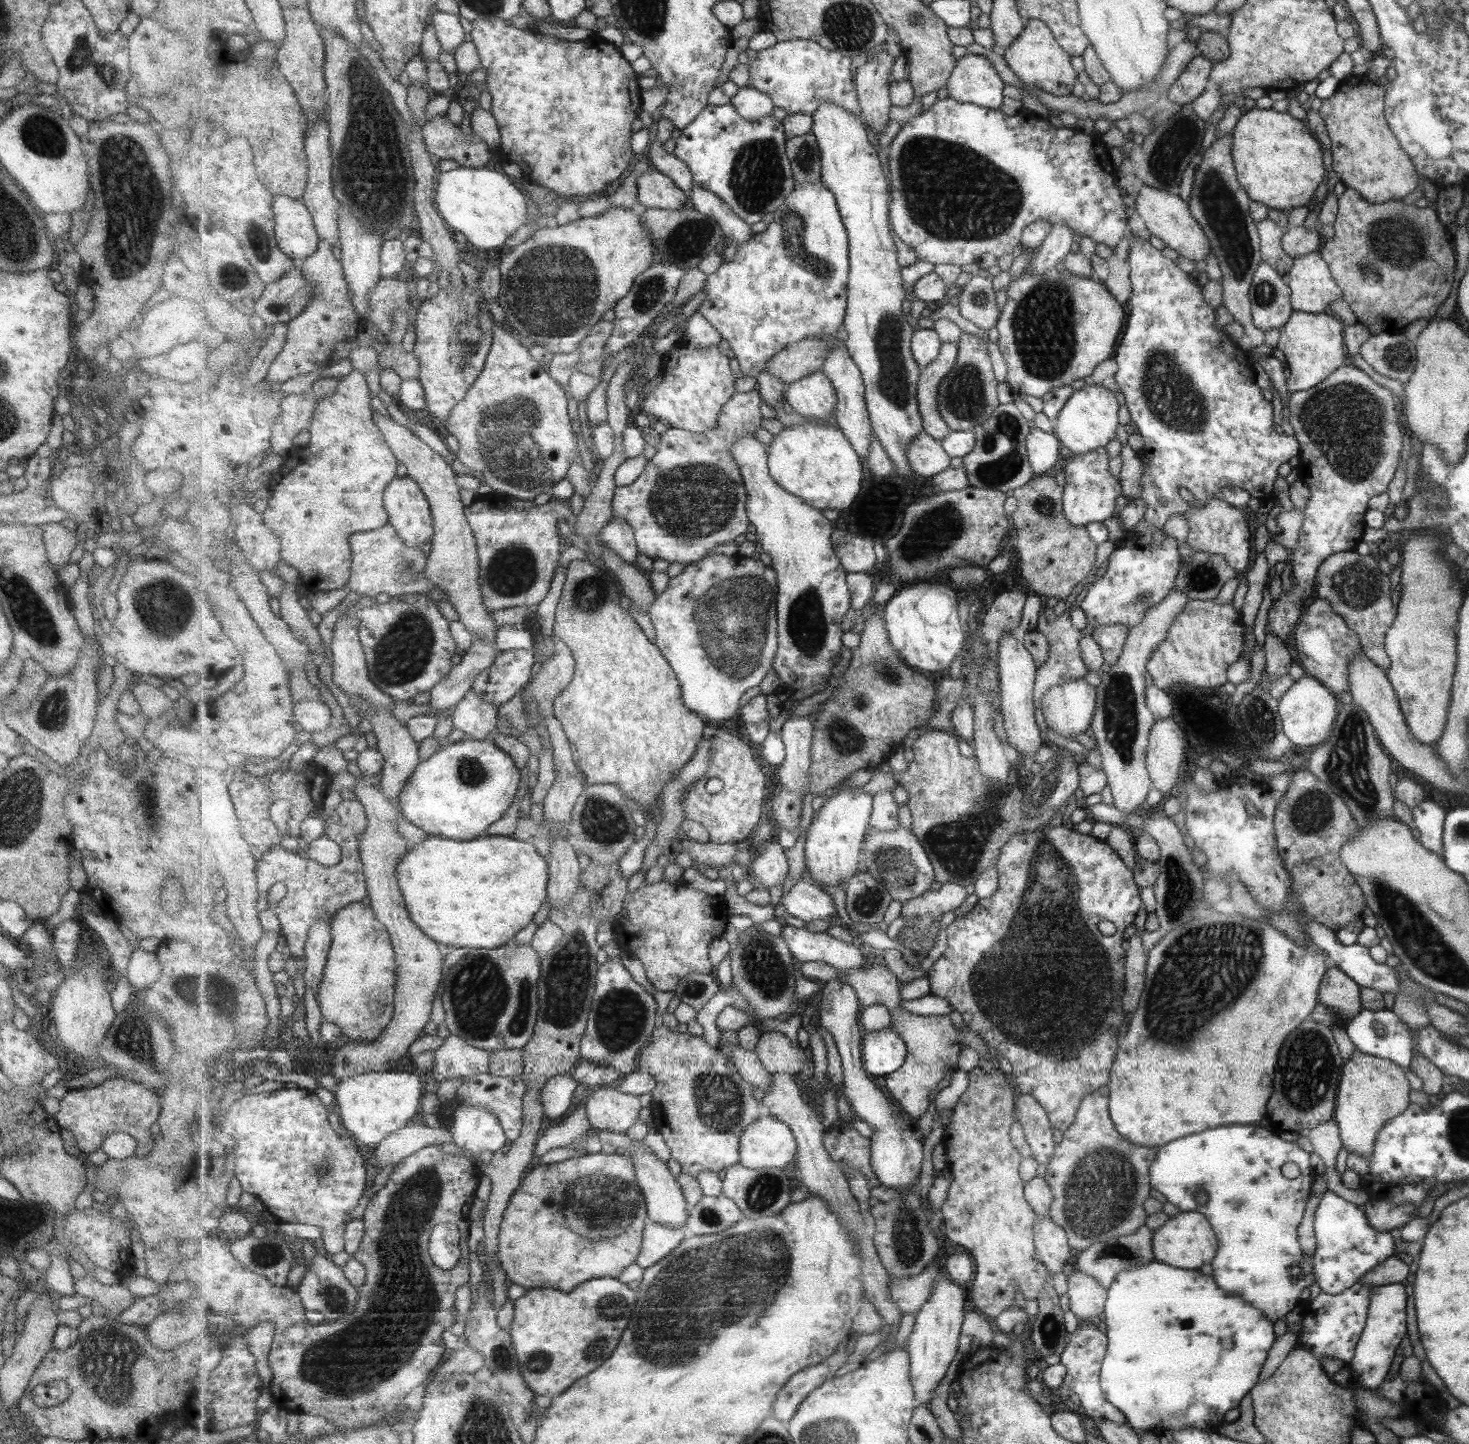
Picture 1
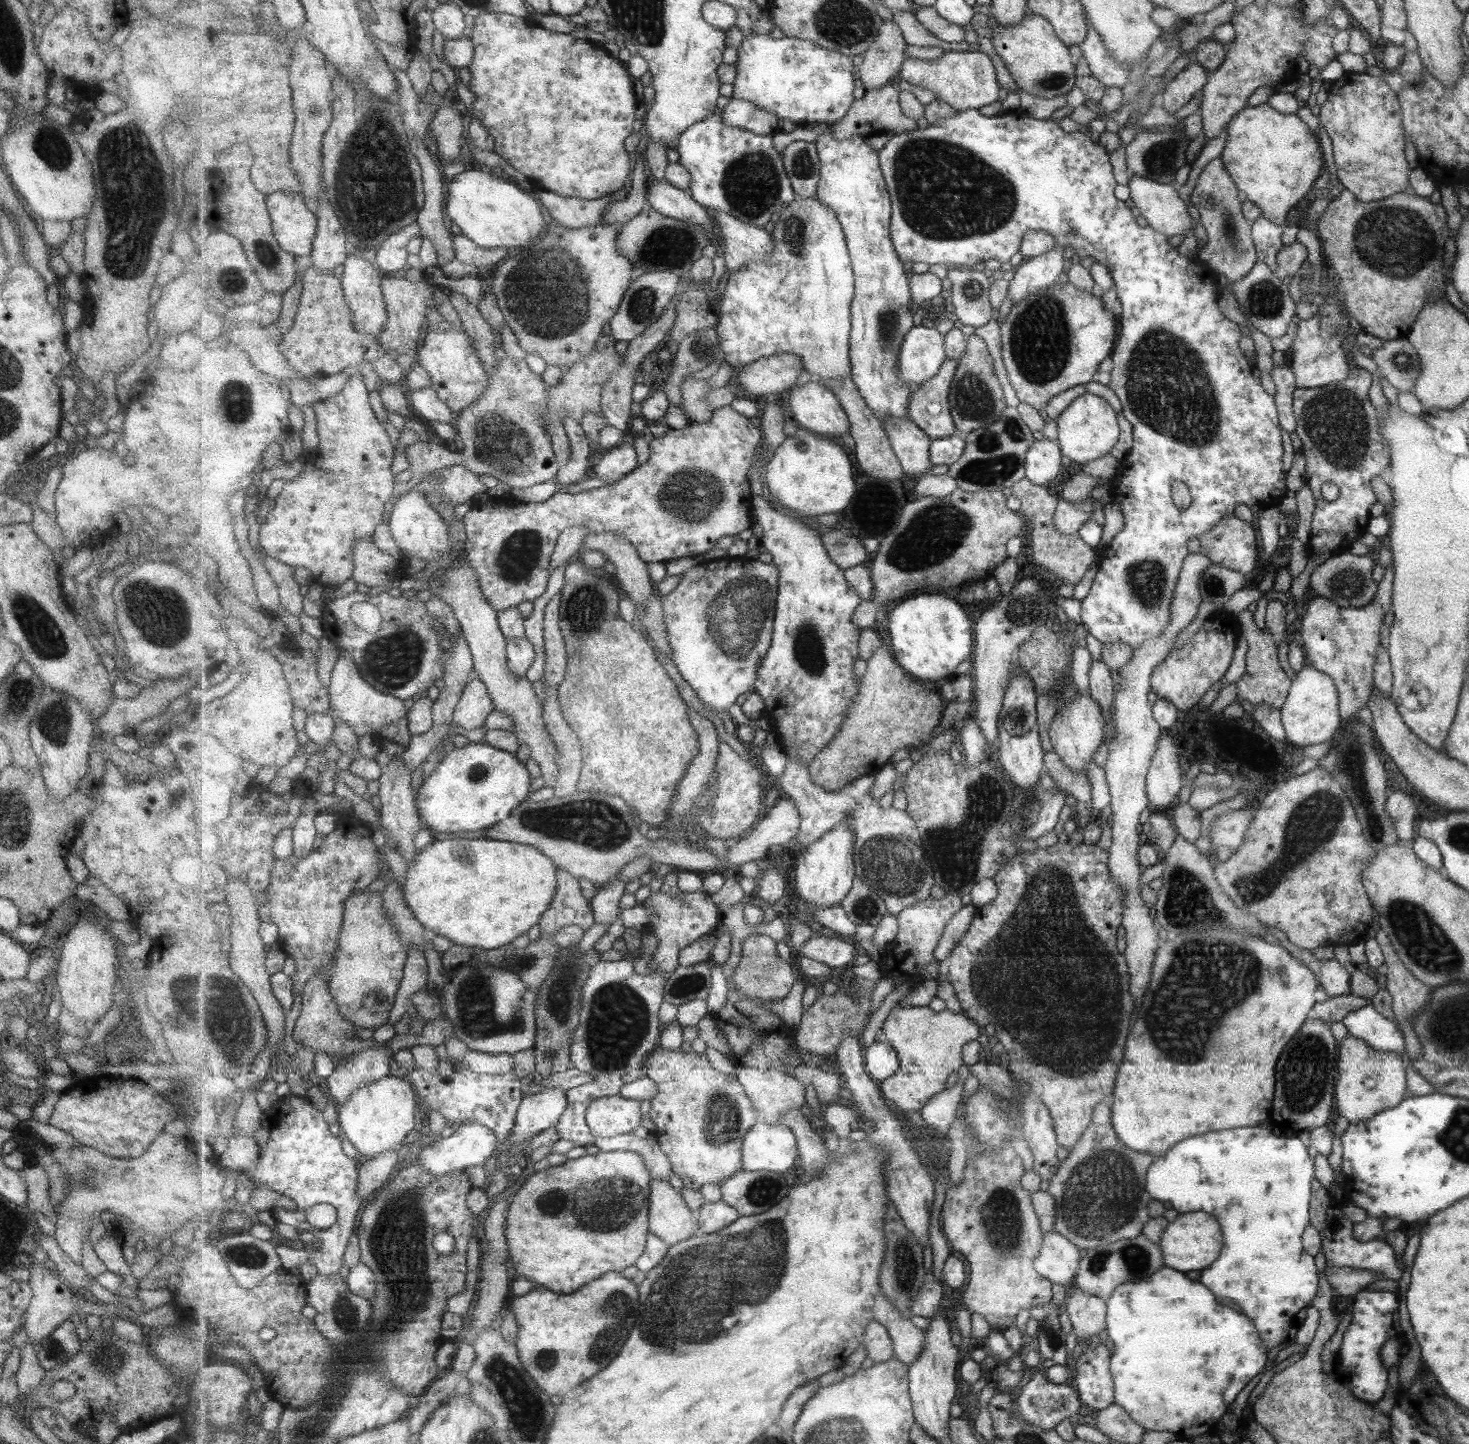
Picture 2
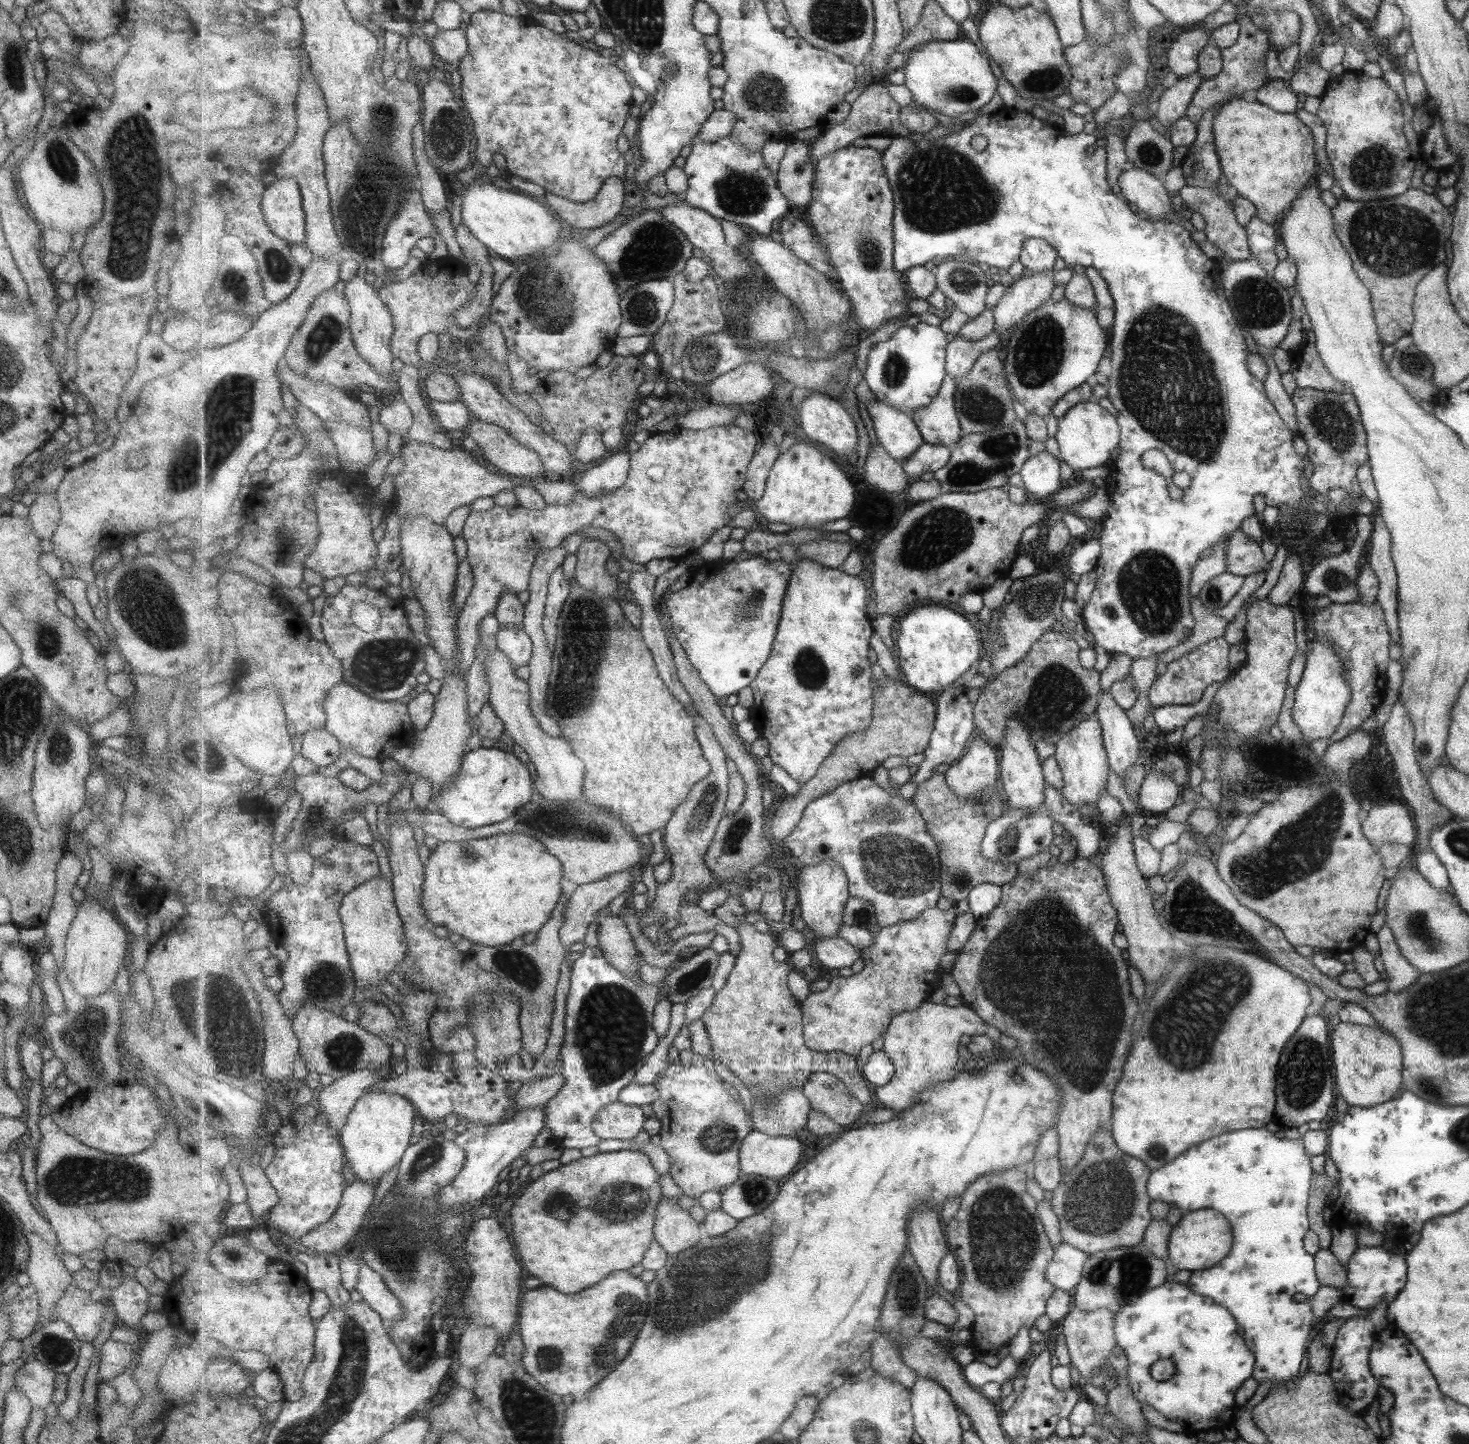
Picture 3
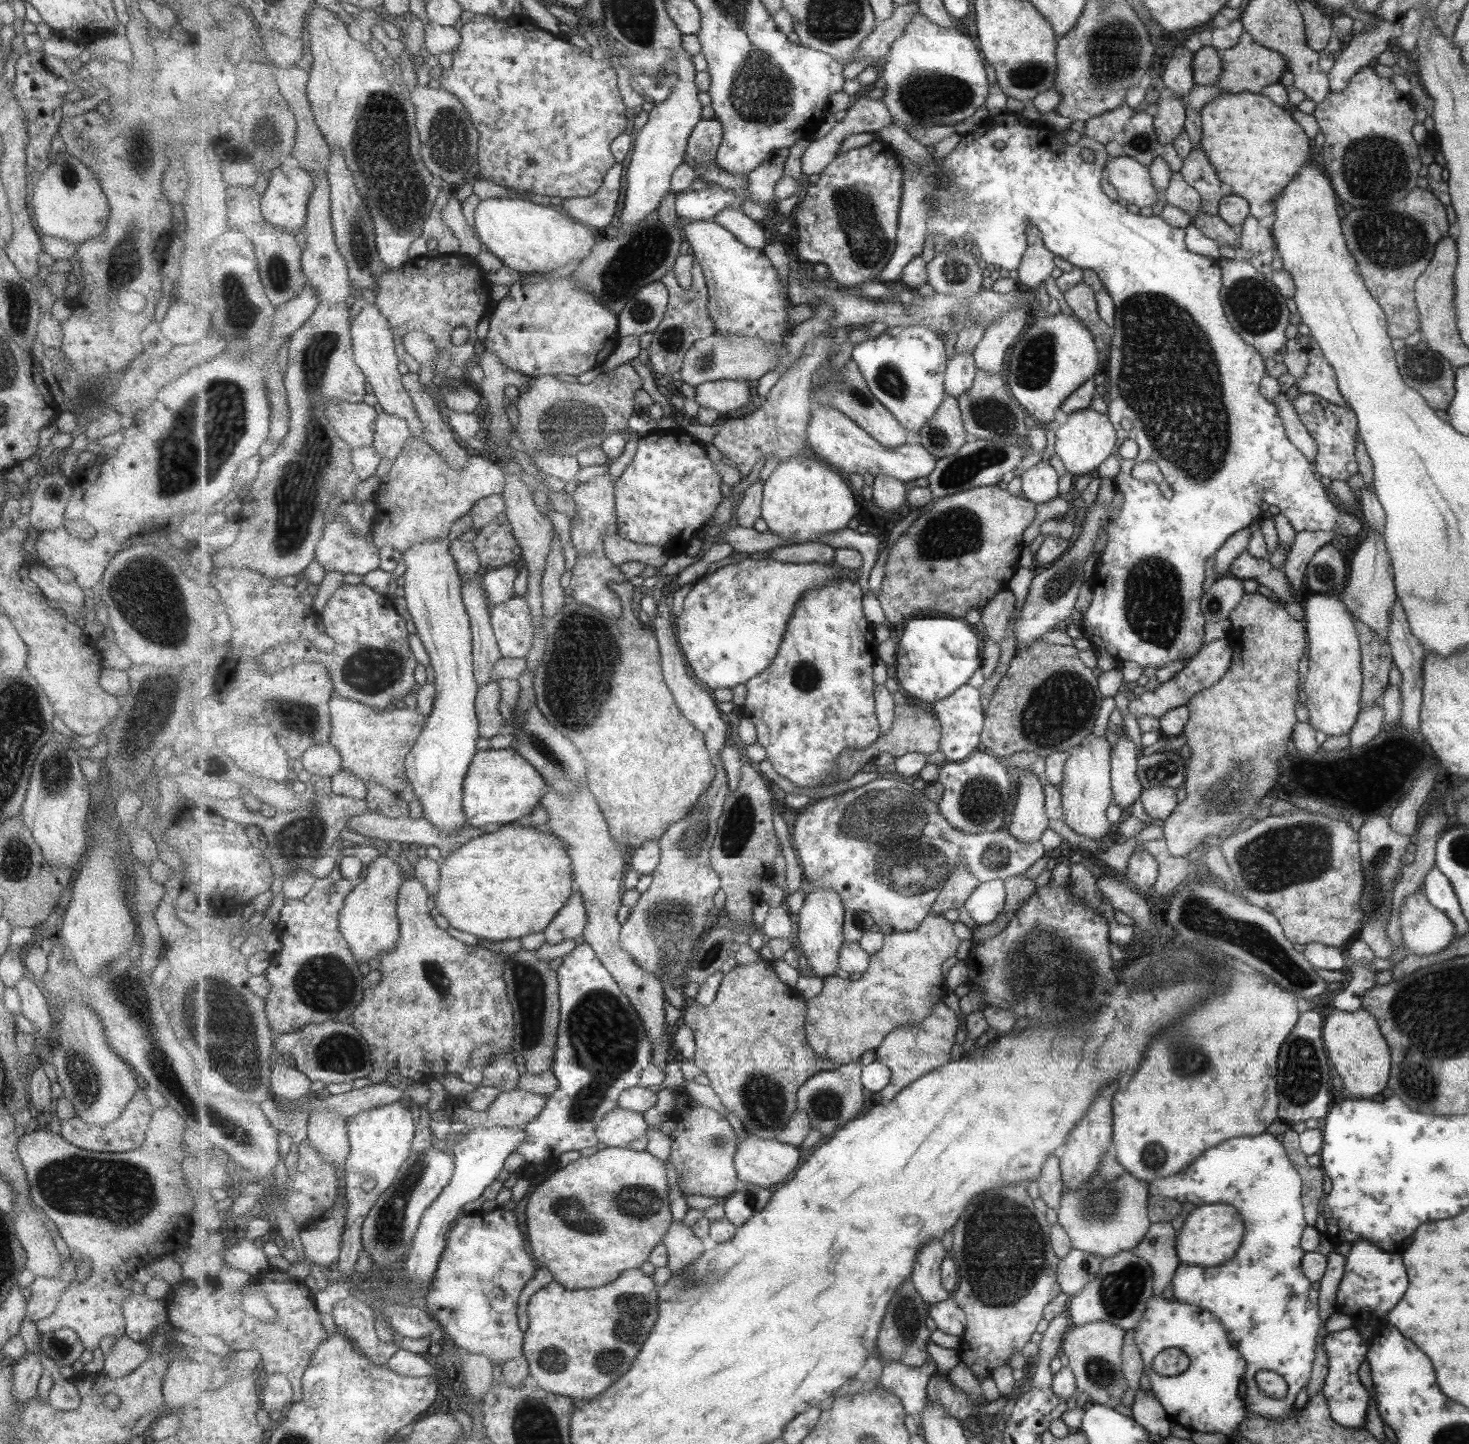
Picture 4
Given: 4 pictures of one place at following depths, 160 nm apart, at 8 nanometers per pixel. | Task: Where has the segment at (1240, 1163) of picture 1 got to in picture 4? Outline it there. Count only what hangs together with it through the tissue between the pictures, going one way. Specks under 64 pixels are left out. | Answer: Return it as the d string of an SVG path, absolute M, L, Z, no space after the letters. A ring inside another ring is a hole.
M1267 1132L1243 1137L1231 1138L1221 1142L1221 1146L1209 1148L1193 1166L1167 1178L1156 1178L1148 1183L1148 1193L1163 1195L1177 1202L1191 1202L1195 1206L1223 1202L1229 1206L1237 1206L1241 1210L1241 1218L1245 1218L1245 1242L1241 1242L1241 1250L1236 1250L1237 1258L1233 1262L1225 1261L1217 1268L1197 1268L1197 1266L1181 1266L1175 1269L1170 1280L1172 1298L1177 1301L1201 1306L1201 1310L1209 1310L1229 1330L1229 1338L1237 1342L1237 1350L1245 1354L1245 1362L1249 1362L1249 1370L1245 1369L1244 1408L1247 1412L1264 1415L1265 1418L1283 1420L1293 1408L1295 1395L1307 1386L1311 1376L1313 1361L1316 1358L1316 1342L1320 1332L1320 1310L1317 1310L1317 1296L1311 1294L1311 1280L1301 1269L1304 1249L1300 1246L1305 1219L1300 1201L1301 1179L1291 1166L1285 1149L1273 1134ZM1260 1370L1275 1371L1285 1382L1286 1392L1283 1398L1272 1398L1259 1389L1255 1376Z

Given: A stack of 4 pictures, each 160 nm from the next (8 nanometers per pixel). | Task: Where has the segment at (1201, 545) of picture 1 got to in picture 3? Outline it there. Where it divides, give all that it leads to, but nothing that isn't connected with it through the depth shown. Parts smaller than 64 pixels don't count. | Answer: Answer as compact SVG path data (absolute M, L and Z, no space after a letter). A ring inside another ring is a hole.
M1239 529L1229 534L1223 544L1227 558L1227 573L1245 577L1259 572L1266 573L1270 569L1270 563L1265 561L1260 545L1251 541L1247 534L1243 534Z

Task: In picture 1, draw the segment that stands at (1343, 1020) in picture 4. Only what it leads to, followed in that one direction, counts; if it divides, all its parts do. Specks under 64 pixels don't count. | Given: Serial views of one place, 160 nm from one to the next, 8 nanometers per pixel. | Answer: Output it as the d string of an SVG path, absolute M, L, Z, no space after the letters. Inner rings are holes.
M1354 1049L1345 1062L1337 1090L1336 1112L1332 1120L1339 1129L1339 1138L1347 1152L1368 1157L1372 1153L1373 1141L1384 1124L1409 1105L1409 1086L1403 1069L1394 1062L1374 1057Z

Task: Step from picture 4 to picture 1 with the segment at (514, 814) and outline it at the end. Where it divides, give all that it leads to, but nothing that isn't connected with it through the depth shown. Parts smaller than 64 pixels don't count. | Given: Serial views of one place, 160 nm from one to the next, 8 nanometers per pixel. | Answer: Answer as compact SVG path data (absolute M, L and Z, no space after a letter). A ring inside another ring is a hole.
M464 738L457 743L446 744L423 761L407 783L400 796L403 817L429 835L470 841L487 834L488 828L499 822L512 807L521 786L521 772L512 755L507 754L491 739L478 741Z

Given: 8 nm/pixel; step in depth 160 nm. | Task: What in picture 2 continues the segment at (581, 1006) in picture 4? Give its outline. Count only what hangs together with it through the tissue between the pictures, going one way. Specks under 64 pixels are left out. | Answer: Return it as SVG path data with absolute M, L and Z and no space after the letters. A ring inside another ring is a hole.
M624 957L617 961L595 960L589 984L585 986L581 1026L573 1032L572 1064L581 1072L590 1074L594 1079L587 1084L568 1090L567 1110L556 1126L560 1138L571 1140L576 1146L596 1144L596 1136L588 1125L587 1114L593 1102L607 1096L620 1094L625 1086L624 1076L627 1066L641 1050L647 1040L649 1024L649 1052L659 1046L663 1025L660 1008L665 1001L665 986L668 982L664 972L656 970L642 976L635 972L635 962Z

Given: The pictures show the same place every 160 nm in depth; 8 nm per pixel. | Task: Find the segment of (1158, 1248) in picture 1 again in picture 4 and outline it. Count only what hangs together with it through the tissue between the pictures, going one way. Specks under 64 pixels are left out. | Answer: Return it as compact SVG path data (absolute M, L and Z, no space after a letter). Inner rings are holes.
M1219 1203L1213 1206L1199 1206L1190 1212L1183 1222L1179 1236L1176 1236L1175 1250L1180 1264L1219 1266L1229 1258L1232 1259L1243 1238L1243 1224L1235 1208Z

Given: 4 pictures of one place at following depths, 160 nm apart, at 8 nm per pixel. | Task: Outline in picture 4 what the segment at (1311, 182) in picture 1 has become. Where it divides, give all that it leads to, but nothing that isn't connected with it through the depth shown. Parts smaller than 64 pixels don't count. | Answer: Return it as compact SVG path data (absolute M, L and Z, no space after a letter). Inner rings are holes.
M1248 90L1216 94L1200 110L1200 128L1201 151L1215 167L1220 182L1230 186L1230 194L1244 198L1248 213L1258 220L1274 212L1273 200L1279 198L1284 186L1305 166L1305 154L1309 152L1309 140L1299 123L1289 116L1289 109L1275 106L1266 96Z

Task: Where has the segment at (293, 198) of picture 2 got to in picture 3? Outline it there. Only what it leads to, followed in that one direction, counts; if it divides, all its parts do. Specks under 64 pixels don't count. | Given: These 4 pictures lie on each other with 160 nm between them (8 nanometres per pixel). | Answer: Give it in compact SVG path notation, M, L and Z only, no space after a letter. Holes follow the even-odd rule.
M277 178L264 192L262 209L272 231L290 243L306 242L304 195L294 178Z

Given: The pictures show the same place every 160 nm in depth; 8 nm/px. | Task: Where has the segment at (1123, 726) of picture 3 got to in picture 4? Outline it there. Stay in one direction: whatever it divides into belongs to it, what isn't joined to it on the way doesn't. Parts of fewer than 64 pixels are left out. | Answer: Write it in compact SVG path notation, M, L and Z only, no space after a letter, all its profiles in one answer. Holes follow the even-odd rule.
M1122 730L1115 734L1119 737L1119 740L1115 743L1115 747L1112 750L1112 791L1115 795L1113 802L1122 810L1123 815L1126 815L1129 813L1133 802L1140 798L1143 787L1140 785L1140 779L1136 774L1138 756L1135 751L1135 745L1133 745Z

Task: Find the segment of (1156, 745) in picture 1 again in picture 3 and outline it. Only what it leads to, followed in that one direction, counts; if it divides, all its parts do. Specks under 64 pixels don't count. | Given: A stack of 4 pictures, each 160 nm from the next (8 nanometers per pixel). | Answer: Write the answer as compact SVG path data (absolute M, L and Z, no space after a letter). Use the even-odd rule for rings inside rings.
M1148 771L1140 784L1137 806L1143 812L1164 815L1168 808L1180 802L1181 789L1160 772Z

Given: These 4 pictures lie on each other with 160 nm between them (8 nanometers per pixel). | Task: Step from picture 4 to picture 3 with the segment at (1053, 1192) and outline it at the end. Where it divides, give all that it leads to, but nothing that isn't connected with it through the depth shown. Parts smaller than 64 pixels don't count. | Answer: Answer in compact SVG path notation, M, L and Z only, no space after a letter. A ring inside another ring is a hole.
M1053 1127L1046 1128L1040 1134L1032 1162L1034 1165L1032 1180L1041 1190L1051 1192L1060 1183L1063 1175L1058 1159L1057 1133Z

